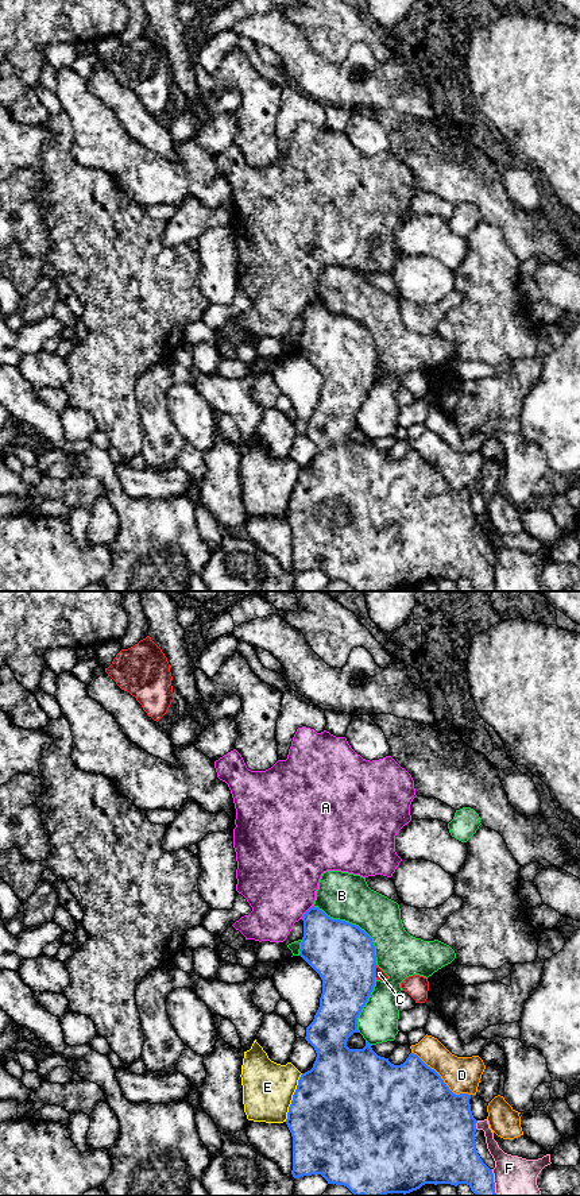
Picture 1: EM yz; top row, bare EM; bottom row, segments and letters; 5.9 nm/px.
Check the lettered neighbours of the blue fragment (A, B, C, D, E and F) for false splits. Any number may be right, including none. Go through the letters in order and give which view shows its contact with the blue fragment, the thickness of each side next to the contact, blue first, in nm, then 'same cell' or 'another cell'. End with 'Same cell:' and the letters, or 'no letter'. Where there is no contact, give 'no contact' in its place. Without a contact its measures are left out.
A: contact in yz; calibres 320 and 460 nm; another cell
B: contact in yz; calibres 380 and 280 nm; another cell
C: contact in yz; calibres 380 and 60 nm; another cell
D: contact in yz; calibres 500 and 220 nm; another cell
E: contact in yz; calibres 500 and 300 nm; another cell
F: contact in yz; calibres 500 and 80 nm; another cell
Same cell: no letter

